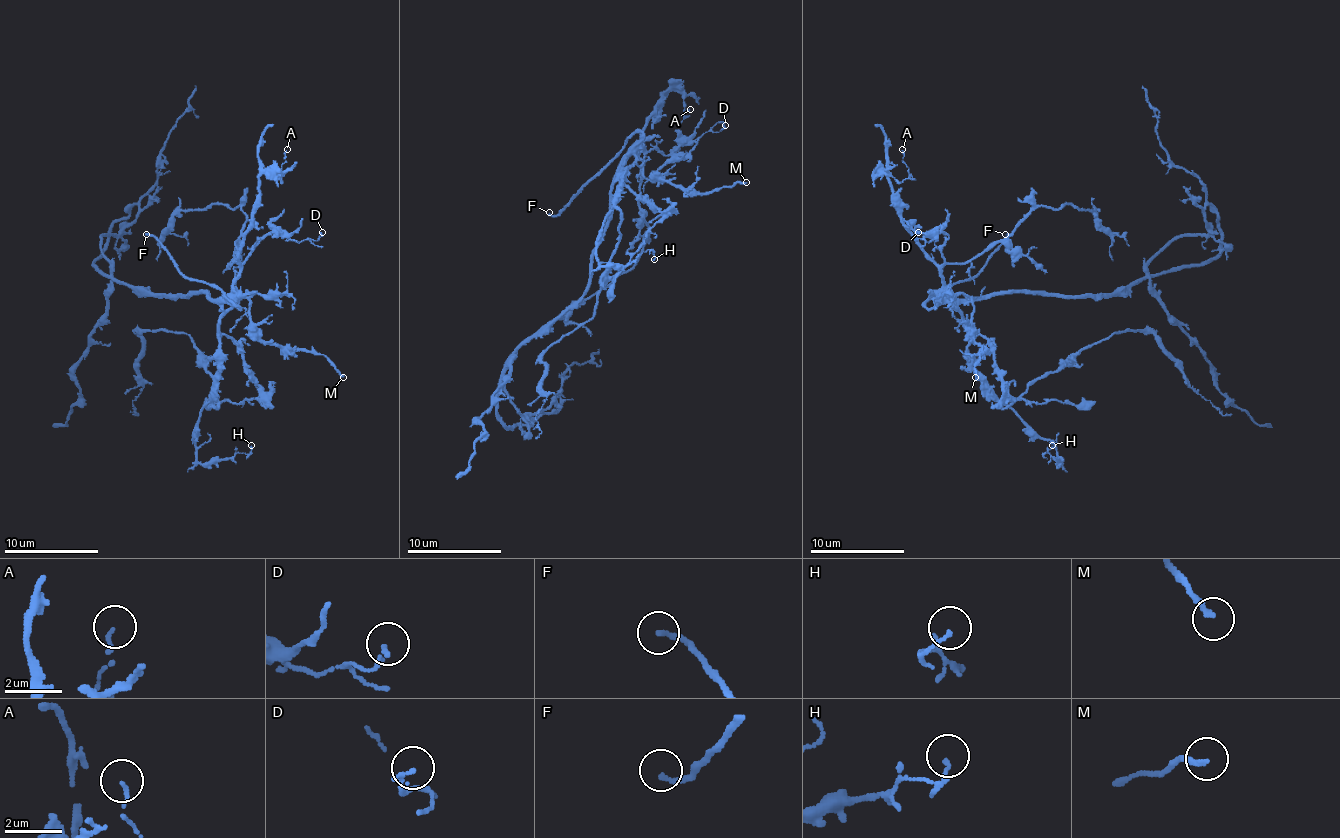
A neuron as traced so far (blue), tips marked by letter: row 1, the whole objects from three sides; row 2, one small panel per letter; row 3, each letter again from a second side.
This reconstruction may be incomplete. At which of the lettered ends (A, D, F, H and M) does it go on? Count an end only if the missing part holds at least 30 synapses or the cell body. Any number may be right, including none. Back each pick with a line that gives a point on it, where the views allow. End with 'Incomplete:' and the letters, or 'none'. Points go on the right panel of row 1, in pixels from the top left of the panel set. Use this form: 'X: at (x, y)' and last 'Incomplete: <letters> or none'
F: at (1005, 234)
Incomplete: F

